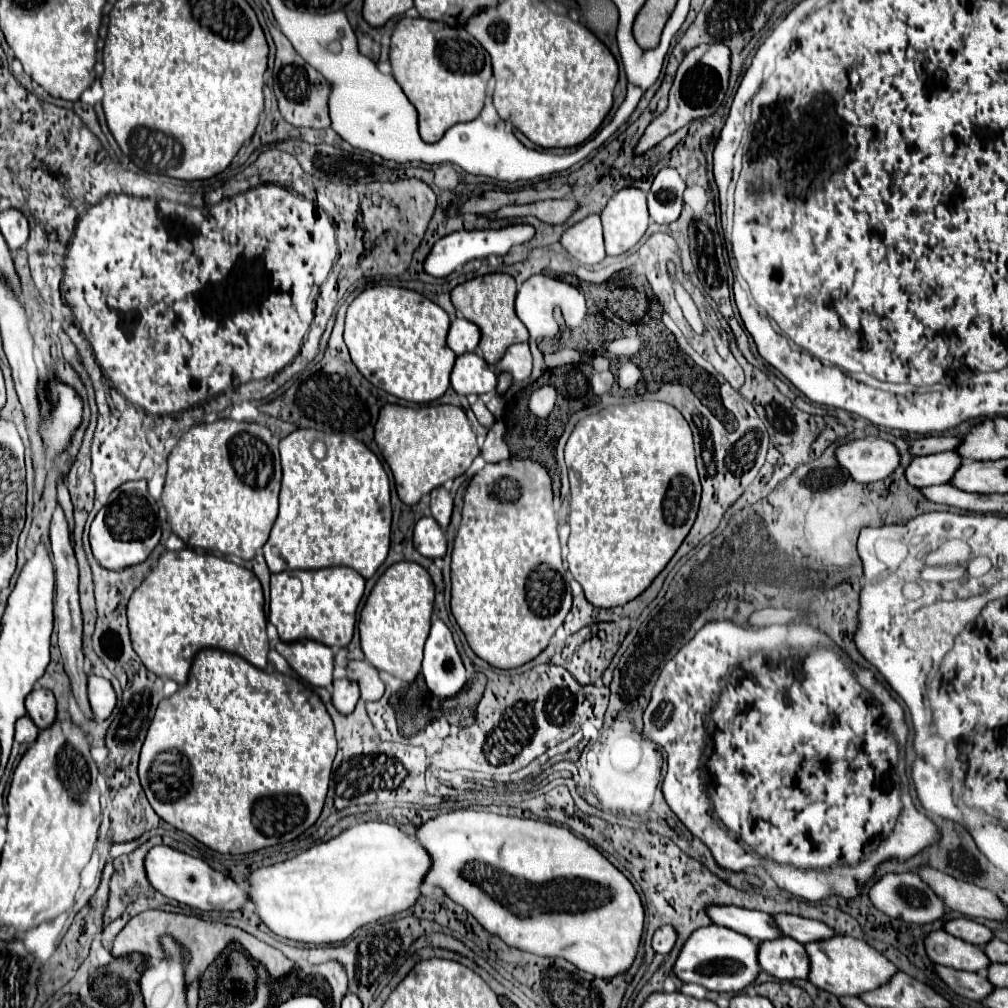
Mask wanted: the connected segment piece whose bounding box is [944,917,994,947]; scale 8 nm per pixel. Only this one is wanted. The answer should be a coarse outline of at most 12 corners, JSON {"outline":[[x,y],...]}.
{"outline":[[966,917],[948,921],[950,935],[972,945],[994,937],[986,925]]}

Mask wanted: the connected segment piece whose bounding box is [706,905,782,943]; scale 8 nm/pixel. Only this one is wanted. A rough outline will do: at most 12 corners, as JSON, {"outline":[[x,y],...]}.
{"outline":[[712,905],[716,925],[758,943],[782,937],[770,913]]}

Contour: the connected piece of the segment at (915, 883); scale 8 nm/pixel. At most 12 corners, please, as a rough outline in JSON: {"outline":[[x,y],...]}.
{"outline":[[886,873],[870,899],[882,913],[934,923],[946,905],[918,873]]}

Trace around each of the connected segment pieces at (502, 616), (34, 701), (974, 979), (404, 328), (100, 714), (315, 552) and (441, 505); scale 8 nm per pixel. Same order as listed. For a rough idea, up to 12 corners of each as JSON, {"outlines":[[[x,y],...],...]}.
{"outlines":[[[486,463],[452,549],[452,615],[498,669],[572,607],[548,471]],[[32,689],[26,709],[40,731],[56,719],[50,689]],[[936,965],[962,997],[982,1001],[994,985],[980,973]],[[400,287],[348,307],[344,341],[378,389],[450,387],[448,313]],[[92,675],[88,699],[94,717],[106,721],[116,707],[110,681]],[[346,433],[280,441],[272,573],[390,549],[390,483]],[[444,487],[430,493],[430,511],[442,529],[450,523],[452,497]]]}

